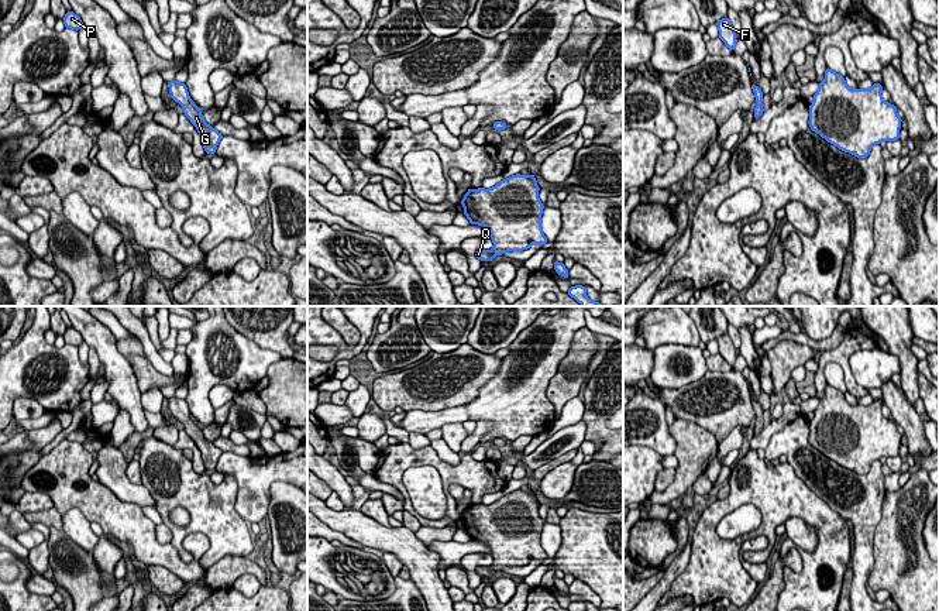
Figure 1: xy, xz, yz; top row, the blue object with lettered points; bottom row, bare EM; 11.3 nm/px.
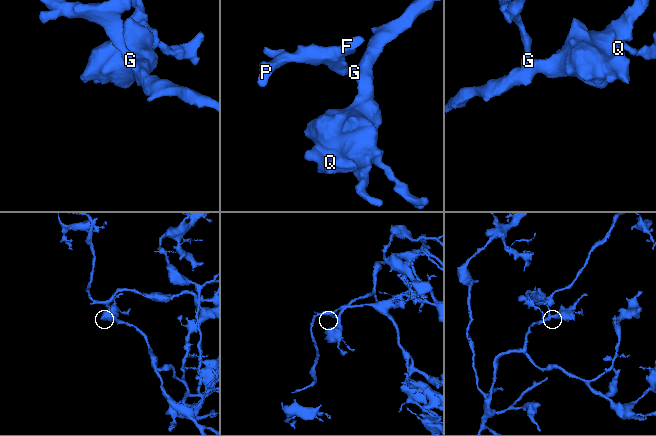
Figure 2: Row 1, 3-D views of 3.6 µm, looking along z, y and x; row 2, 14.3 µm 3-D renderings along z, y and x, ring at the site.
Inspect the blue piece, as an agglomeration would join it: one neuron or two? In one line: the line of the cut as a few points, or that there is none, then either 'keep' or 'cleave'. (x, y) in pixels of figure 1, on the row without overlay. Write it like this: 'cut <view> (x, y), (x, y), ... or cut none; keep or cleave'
cut none; keep

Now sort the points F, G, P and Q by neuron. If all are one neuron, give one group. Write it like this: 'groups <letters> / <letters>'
groups F G P Q

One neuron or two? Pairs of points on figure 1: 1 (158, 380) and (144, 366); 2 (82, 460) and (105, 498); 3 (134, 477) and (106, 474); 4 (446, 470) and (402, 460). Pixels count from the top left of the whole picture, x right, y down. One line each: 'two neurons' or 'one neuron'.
1: one neuron
2: one neuron
3: two neurons
4: one neuron

